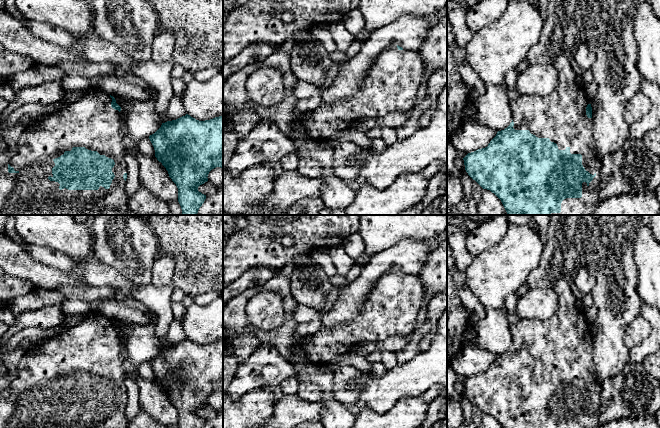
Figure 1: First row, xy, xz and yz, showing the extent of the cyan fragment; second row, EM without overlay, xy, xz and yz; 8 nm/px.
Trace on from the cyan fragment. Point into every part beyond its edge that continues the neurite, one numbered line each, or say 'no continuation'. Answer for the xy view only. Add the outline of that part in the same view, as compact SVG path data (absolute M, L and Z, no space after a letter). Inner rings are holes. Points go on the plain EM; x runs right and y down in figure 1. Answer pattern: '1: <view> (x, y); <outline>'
1: xy (90, 345); M90 311L76 325L62 326L60 332L52 338L40 343L33 342L19 363L17 377L0 393L0 428L127 428L126 405L123 402L127 397L121 357L123 343L120 336L111 331L111 326L112 322L107 314ZM73 371L85 371L114 384L112 396L115 401L109 413L100 410L98 414L60 414L58 406L48 403L49 400L53 401L53 384L65 375L71 375Z

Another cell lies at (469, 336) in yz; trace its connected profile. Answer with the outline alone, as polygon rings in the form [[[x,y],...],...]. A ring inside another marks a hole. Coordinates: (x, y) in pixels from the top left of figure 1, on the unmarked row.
[[[469,327],[467,331],[463,334],[463,346],[473,344],[475,338],[476,338],[476,332],[474,327]]]

